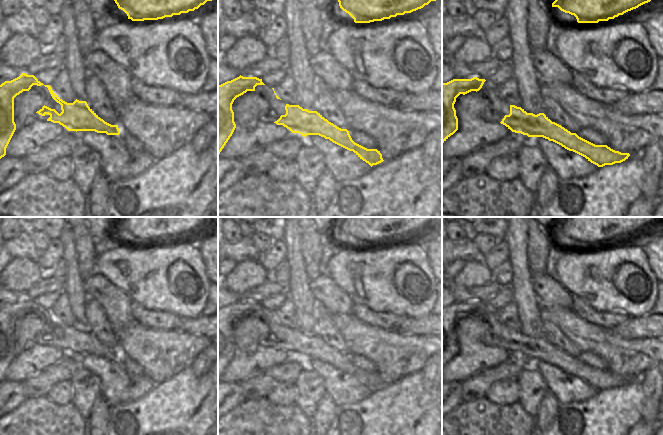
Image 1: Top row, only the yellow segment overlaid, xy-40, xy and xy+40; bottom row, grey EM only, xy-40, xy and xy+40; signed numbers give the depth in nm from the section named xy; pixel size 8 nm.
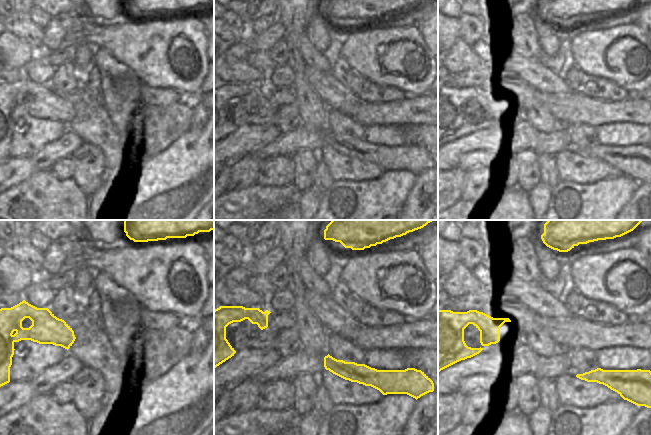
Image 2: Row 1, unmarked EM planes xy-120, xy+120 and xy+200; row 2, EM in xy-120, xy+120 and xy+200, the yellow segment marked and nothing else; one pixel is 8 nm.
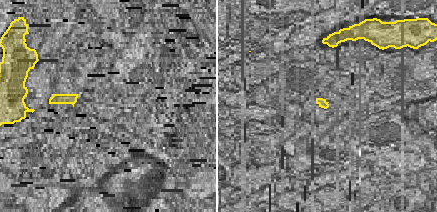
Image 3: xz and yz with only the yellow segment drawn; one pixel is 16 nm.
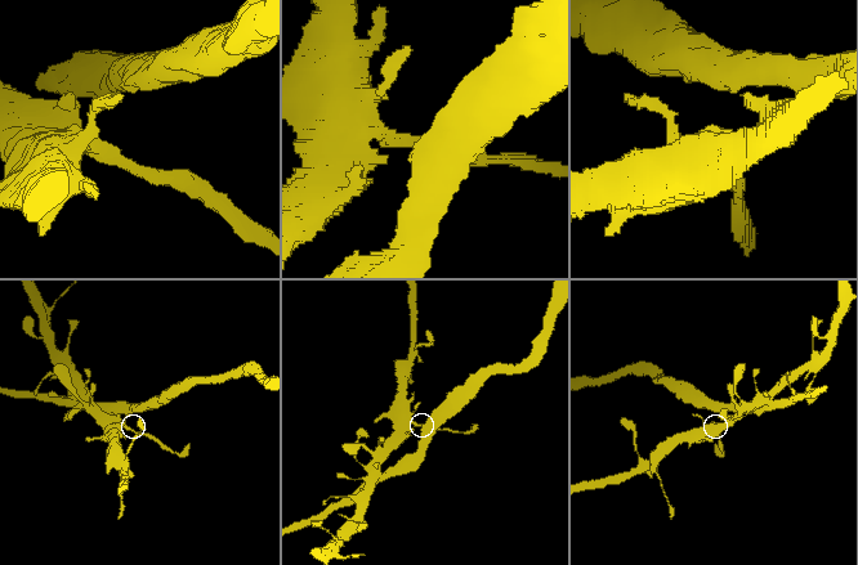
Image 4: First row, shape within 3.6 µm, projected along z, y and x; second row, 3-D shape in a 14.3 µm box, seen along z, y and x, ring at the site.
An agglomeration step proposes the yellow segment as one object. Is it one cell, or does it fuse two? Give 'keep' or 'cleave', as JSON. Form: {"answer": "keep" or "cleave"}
{"answer": "cleave"}

